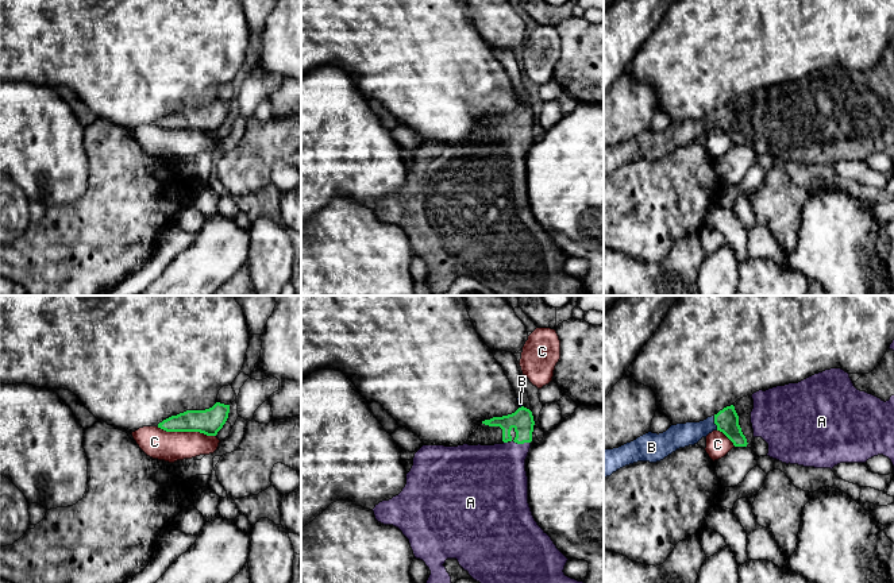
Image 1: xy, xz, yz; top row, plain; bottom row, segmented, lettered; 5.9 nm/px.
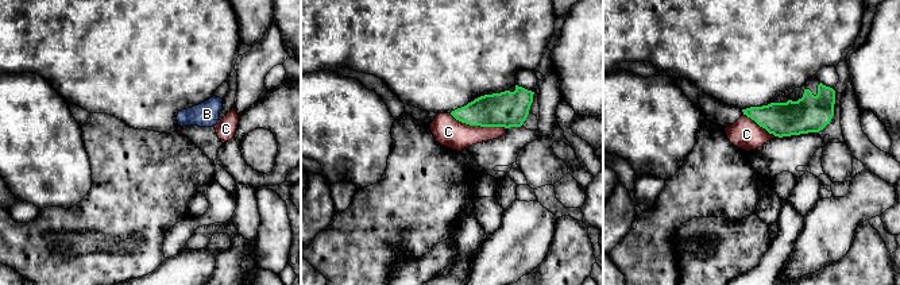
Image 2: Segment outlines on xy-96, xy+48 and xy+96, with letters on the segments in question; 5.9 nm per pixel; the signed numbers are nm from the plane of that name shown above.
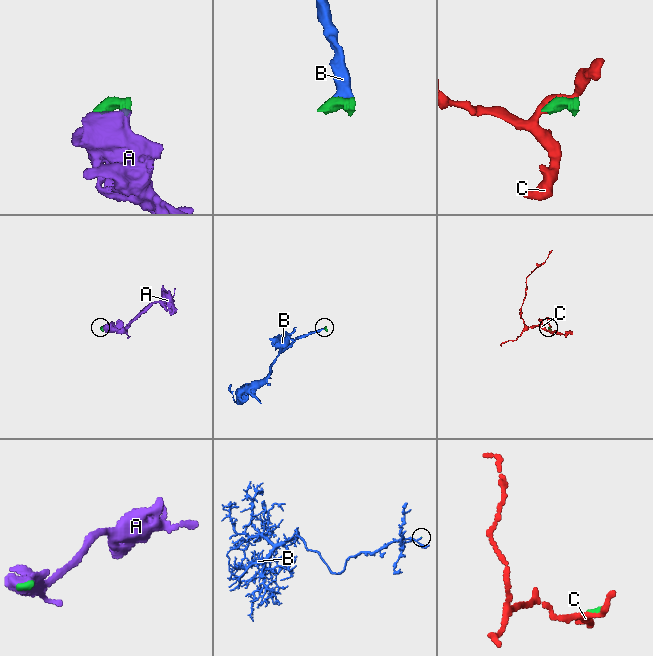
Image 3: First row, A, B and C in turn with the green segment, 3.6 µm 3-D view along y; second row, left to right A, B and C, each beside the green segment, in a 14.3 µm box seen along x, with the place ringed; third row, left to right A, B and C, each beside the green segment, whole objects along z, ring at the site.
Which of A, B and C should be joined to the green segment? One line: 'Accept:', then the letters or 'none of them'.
Accept: A, B

